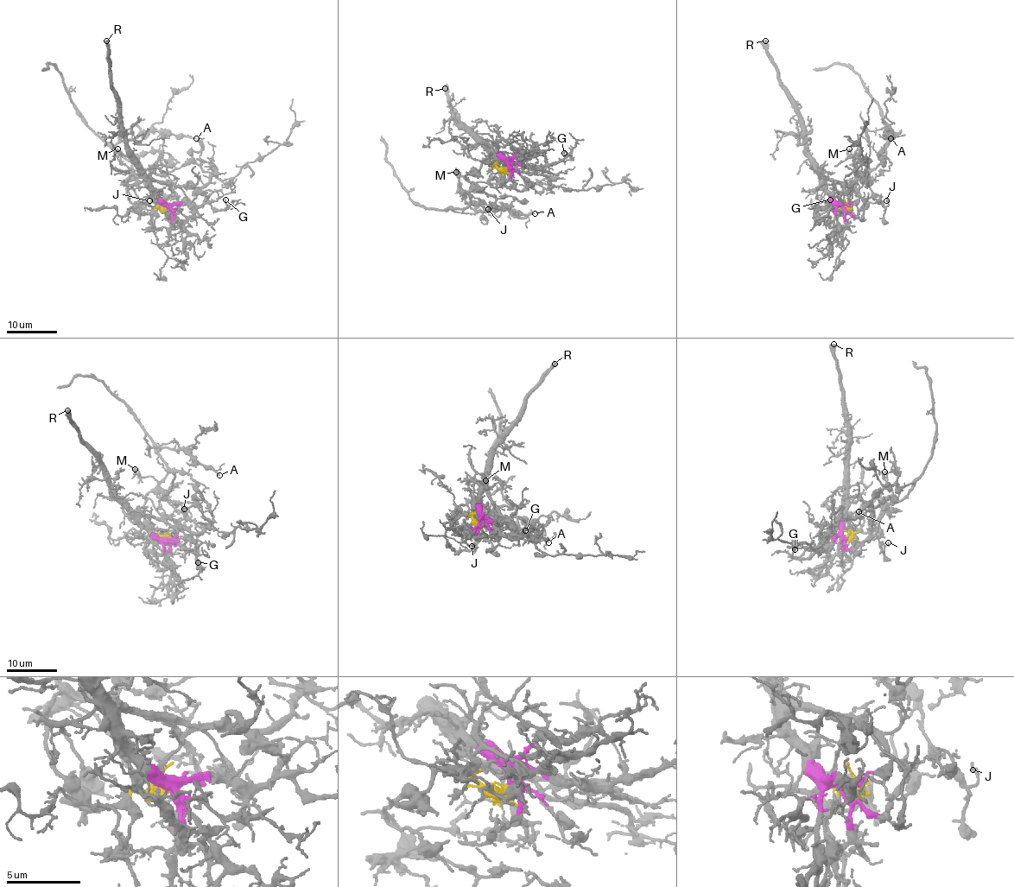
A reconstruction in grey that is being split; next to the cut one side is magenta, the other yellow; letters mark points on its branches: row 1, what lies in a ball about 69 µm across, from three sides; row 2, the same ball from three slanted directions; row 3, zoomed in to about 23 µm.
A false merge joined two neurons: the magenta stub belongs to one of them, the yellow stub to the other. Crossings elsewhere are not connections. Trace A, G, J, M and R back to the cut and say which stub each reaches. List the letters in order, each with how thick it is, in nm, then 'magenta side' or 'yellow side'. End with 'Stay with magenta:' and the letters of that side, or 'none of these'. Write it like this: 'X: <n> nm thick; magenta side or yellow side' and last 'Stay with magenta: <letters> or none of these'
A: 160 nm thick; yellow side
G: 70 nm thick; magenta side
J: 160 nm thick; yellow side
M: 200 nm thick; yellow side
R: 500 nm thick; magenta side
Stay with magenta: G, R

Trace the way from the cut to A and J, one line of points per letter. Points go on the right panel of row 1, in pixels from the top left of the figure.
A: (845, 205), (840, 214), (847, 212), (855, 179), (869, 174), (885, 160), (889, 131), (890, 138)
J: (845, 205), (839, 213), (847, 212), (858, 175), (869, 179), (870, 189), (884, 205), (886, 200)

